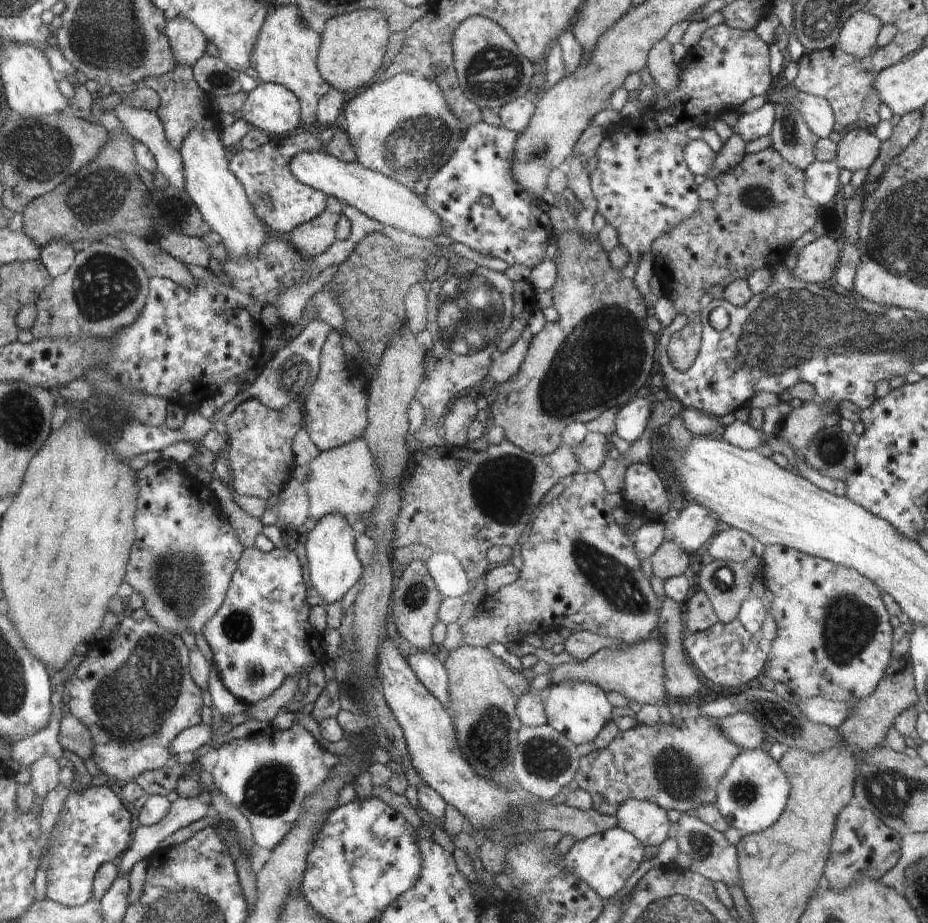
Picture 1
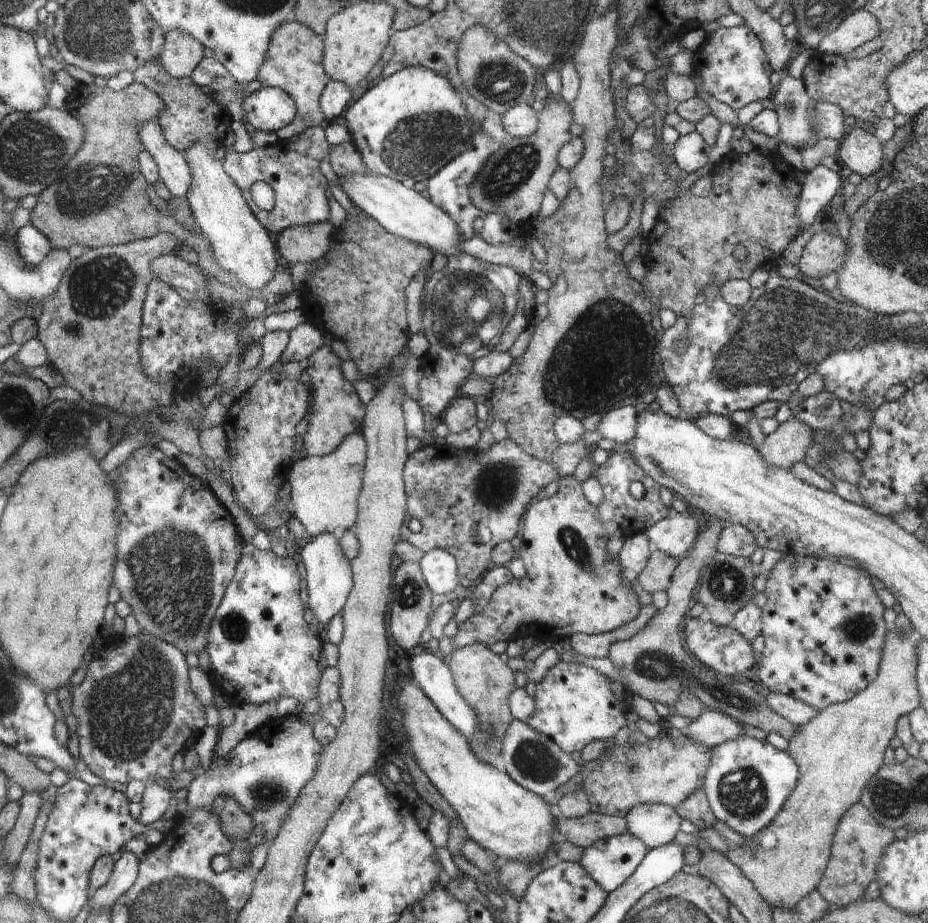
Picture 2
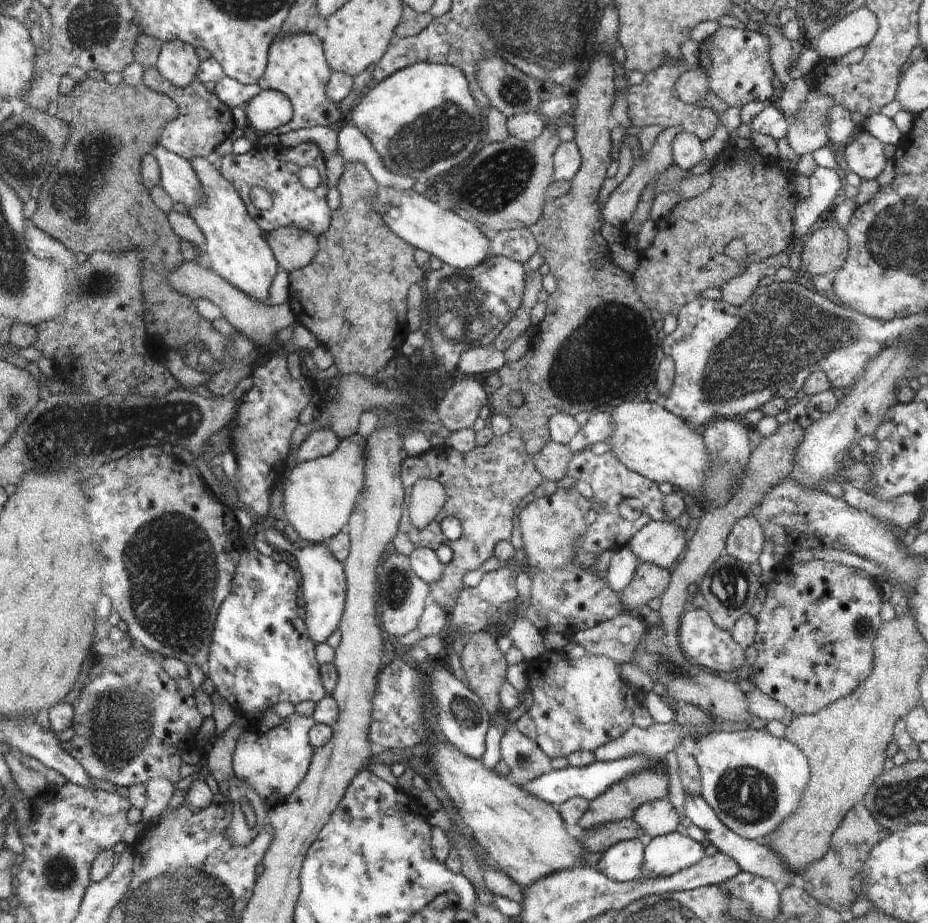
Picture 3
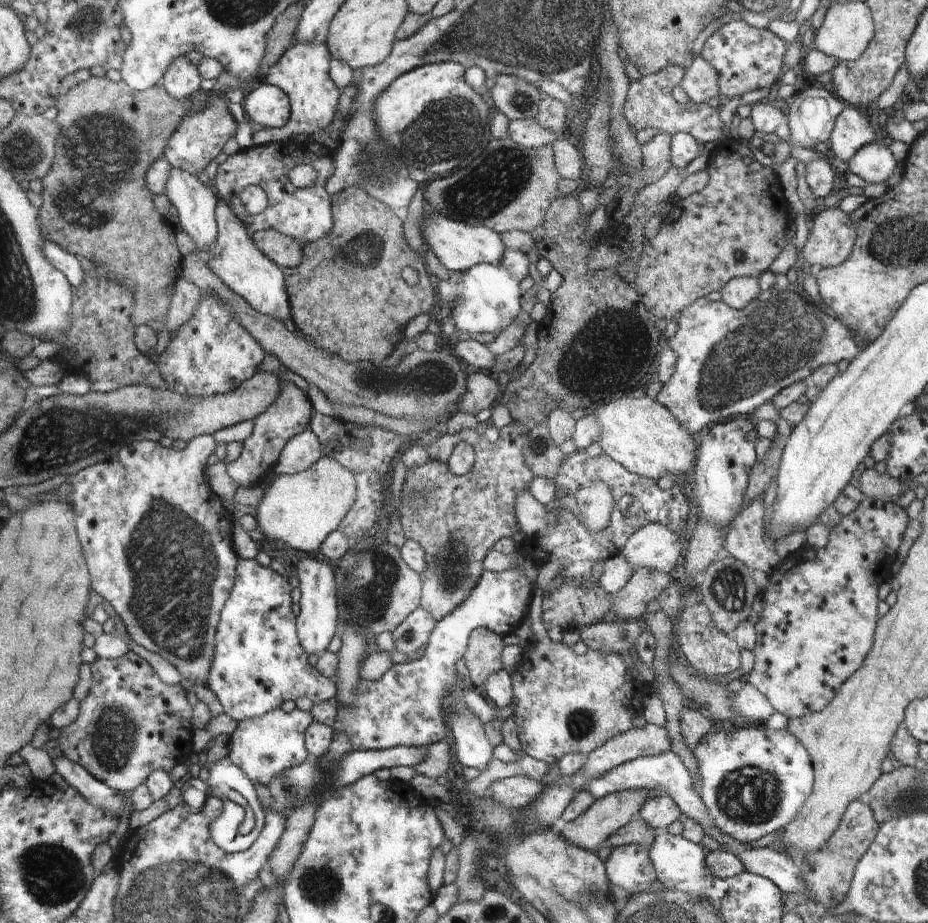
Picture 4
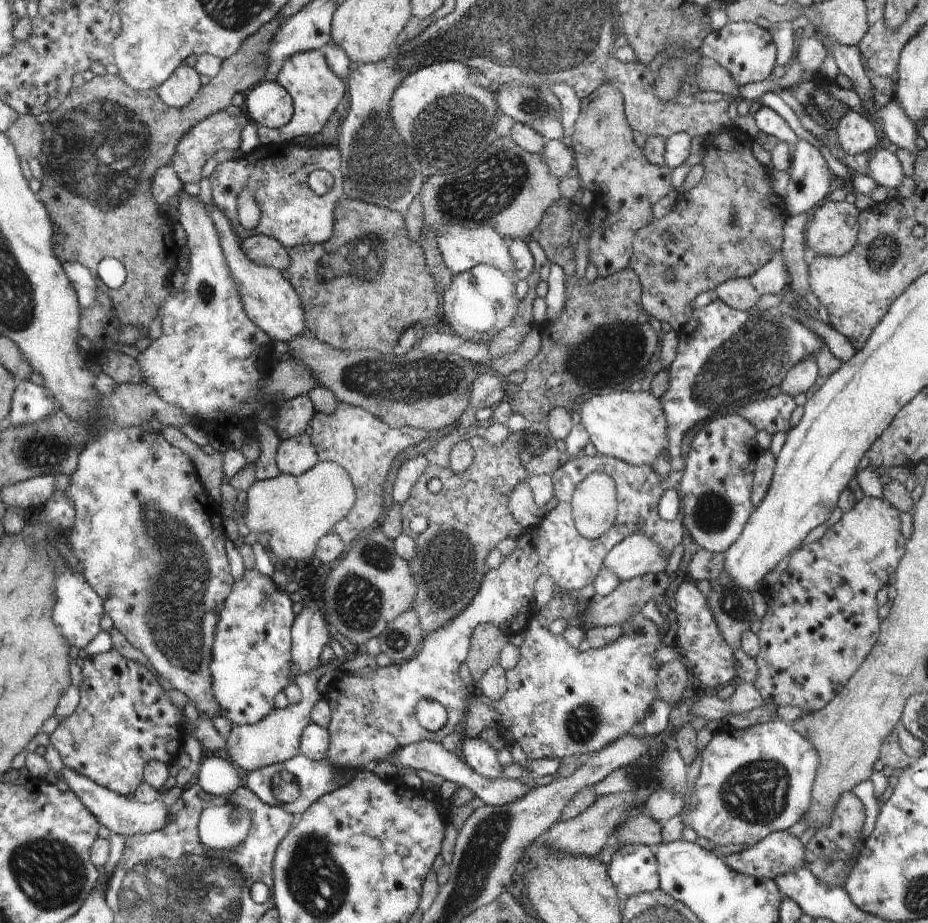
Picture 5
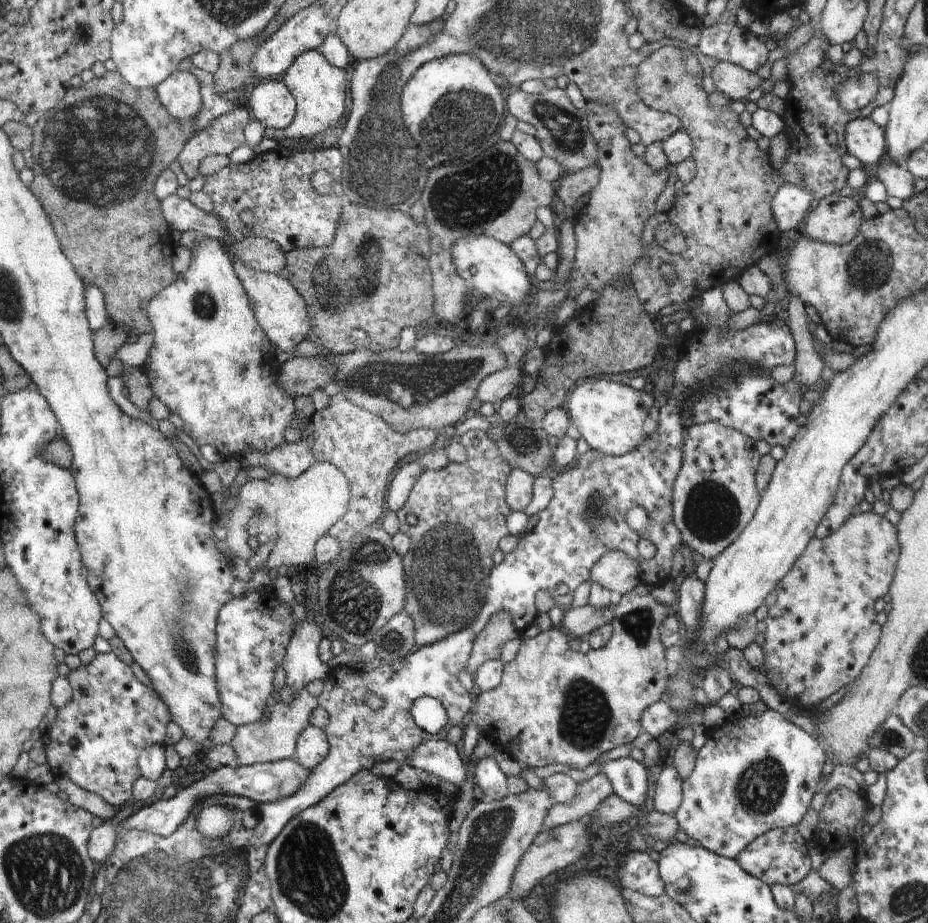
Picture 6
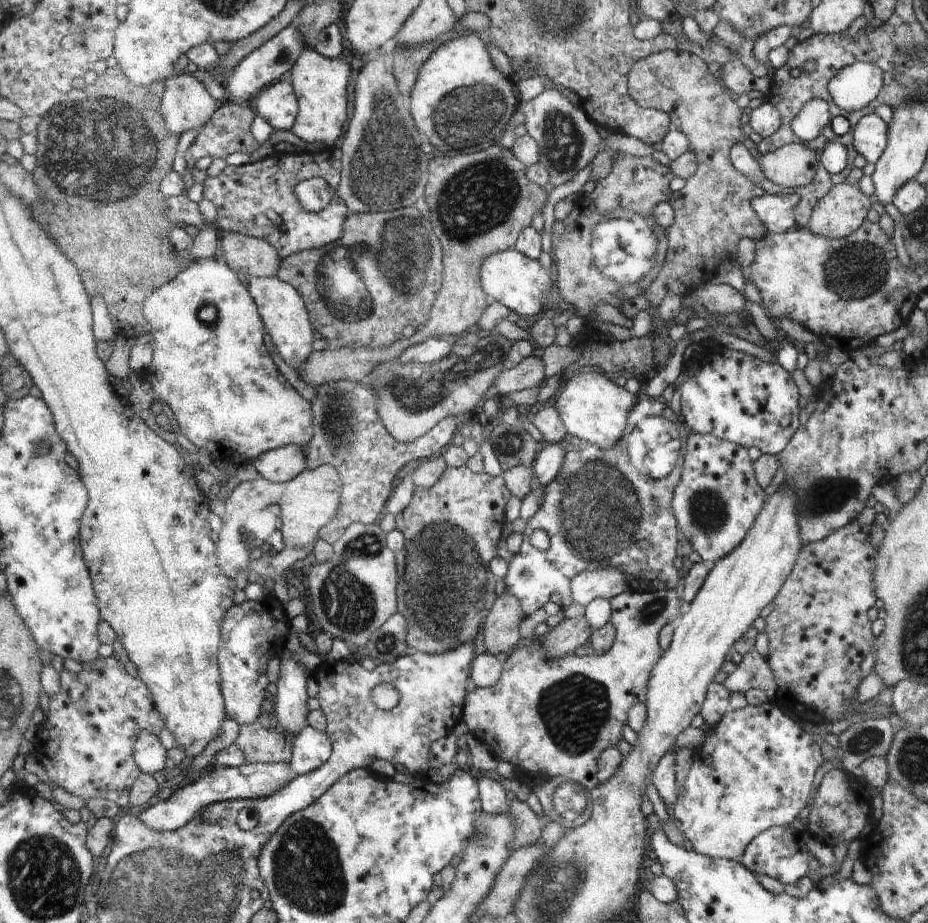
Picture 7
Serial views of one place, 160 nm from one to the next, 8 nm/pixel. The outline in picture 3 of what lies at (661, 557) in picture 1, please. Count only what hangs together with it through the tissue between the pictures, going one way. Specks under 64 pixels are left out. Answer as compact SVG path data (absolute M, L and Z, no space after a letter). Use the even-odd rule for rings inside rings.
M650 562L640 563L632 583L624 588L619 596L627 609L632 611L637 607L648 605L654 598L661 598L664 588L668 588L668 582L671 582L668 569L664 570Z

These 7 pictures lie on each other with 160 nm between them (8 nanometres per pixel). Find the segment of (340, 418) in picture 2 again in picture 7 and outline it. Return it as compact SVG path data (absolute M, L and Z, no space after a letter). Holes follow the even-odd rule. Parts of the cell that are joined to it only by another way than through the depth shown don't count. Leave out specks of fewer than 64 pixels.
M286 445L266 451L252 461L262 477L275 483L296 478L308 468L307 453L296 445Z

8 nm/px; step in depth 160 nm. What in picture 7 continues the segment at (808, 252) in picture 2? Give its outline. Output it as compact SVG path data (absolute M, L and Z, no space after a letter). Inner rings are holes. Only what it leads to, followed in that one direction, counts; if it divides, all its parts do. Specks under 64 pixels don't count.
M847 182L833 186L826 196L823 196L812 211L806 228L811 233L816 233L831 239L841 239L852 235L865 222L870 208L875 207L872 197L863 194L858 187L851 186Z

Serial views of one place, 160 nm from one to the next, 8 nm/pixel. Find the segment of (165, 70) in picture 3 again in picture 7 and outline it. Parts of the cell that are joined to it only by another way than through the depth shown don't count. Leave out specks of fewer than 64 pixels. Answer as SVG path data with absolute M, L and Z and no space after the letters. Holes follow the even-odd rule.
M190 72L174 73L164 80L164 84L160 111L174 134L180 135L204 126L218 108L217 100L204 90L204 86Z

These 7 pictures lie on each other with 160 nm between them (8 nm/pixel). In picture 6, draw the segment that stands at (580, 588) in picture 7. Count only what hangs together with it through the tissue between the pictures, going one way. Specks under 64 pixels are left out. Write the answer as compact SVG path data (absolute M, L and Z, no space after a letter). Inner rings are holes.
M608 551L592 568L590 583L596 581L619 597L639 583L638 571L637 562L624 551Z

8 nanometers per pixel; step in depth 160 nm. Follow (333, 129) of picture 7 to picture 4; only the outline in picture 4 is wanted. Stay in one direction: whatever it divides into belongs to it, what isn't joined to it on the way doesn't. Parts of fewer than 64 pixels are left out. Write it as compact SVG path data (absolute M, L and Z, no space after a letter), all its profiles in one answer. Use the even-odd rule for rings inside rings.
M297 41L272 67L266 68L262 81L282 89L289 96L292 104L292 118L284 127L264 129L255 126L253 146L285 142L298 134L312 135L332 122L338 106L340 92L329 75L332 54L325 43L303 43Z

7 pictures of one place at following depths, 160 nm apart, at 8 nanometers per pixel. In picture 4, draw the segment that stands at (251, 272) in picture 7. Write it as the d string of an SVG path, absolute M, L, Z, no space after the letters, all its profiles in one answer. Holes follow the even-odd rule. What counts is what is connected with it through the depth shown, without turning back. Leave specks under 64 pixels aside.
M259 230L252 235L254 244L270 260L286 267L297 267L304 259L304 244L277 230Z

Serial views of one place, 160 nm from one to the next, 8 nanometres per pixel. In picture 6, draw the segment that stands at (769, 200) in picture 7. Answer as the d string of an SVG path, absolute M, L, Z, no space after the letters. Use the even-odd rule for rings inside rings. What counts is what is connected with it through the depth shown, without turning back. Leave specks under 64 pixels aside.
M782 183L772 202L773 217L780 232L799 231L814 203L808 189L792 183Z

